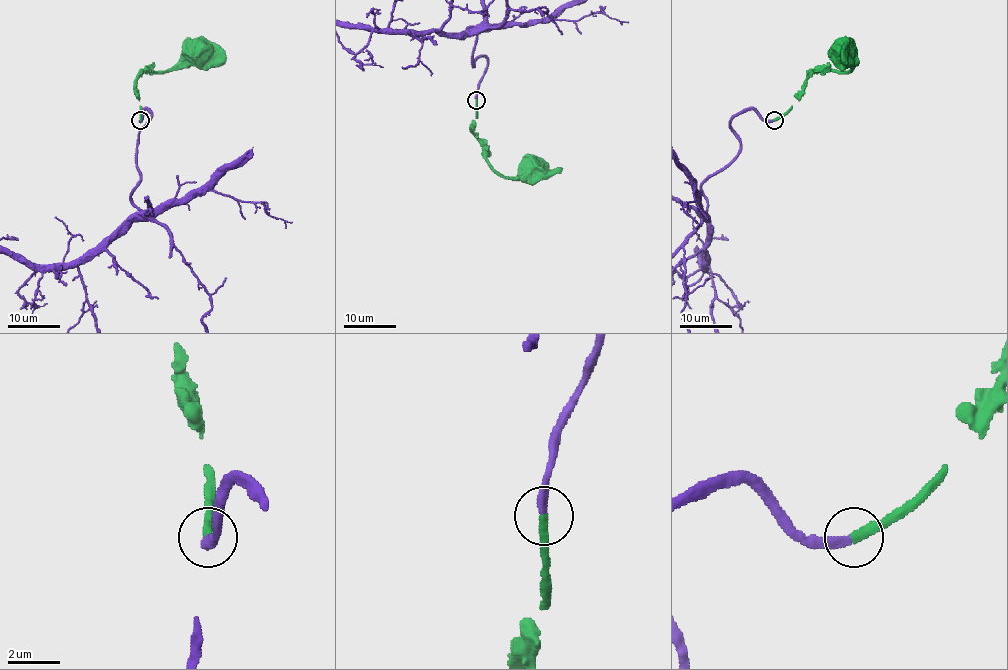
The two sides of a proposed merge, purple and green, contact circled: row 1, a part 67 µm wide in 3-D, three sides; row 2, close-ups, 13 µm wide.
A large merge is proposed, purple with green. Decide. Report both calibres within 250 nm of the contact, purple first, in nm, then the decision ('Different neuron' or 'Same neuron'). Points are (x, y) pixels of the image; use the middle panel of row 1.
Thickness 360 nm (purple) against 380 nm. Same neuron

